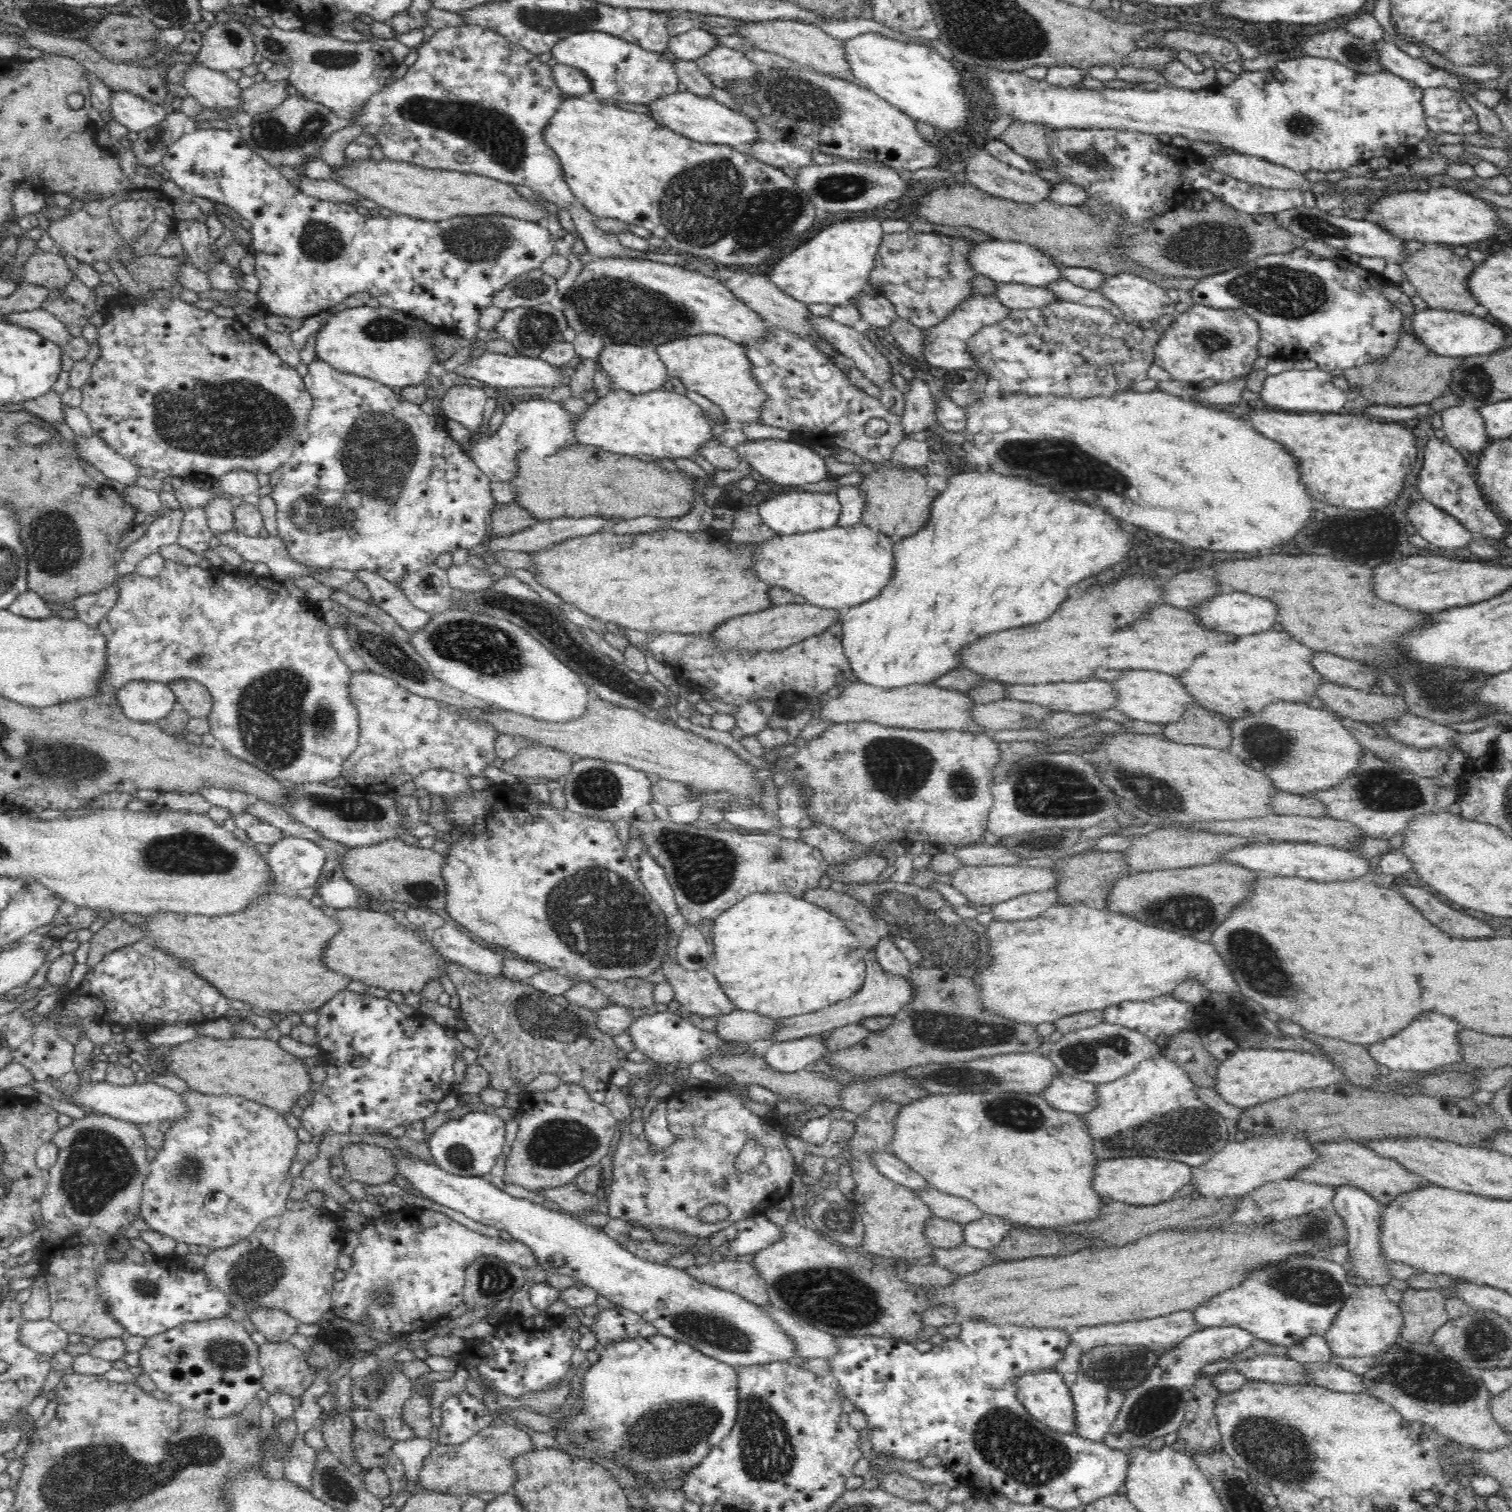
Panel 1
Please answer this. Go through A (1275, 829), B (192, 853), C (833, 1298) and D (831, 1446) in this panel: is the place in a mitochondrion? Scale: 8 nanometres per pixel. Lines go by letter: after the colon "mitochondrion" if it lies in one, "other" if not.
A: other
B: mitochondrion
C: mitochondrion
D: other

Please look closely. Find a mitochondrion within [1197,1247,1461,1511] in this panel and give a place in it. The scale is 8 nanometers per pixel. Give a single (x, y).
(1277, 1448)

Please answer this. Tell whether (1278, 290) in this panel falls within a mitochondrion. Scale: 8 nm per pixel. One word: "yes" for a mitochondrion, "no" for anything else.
yes

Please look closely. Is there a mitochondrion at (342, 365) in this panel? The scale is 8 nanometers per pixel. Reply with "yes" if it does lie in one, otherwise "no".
no

